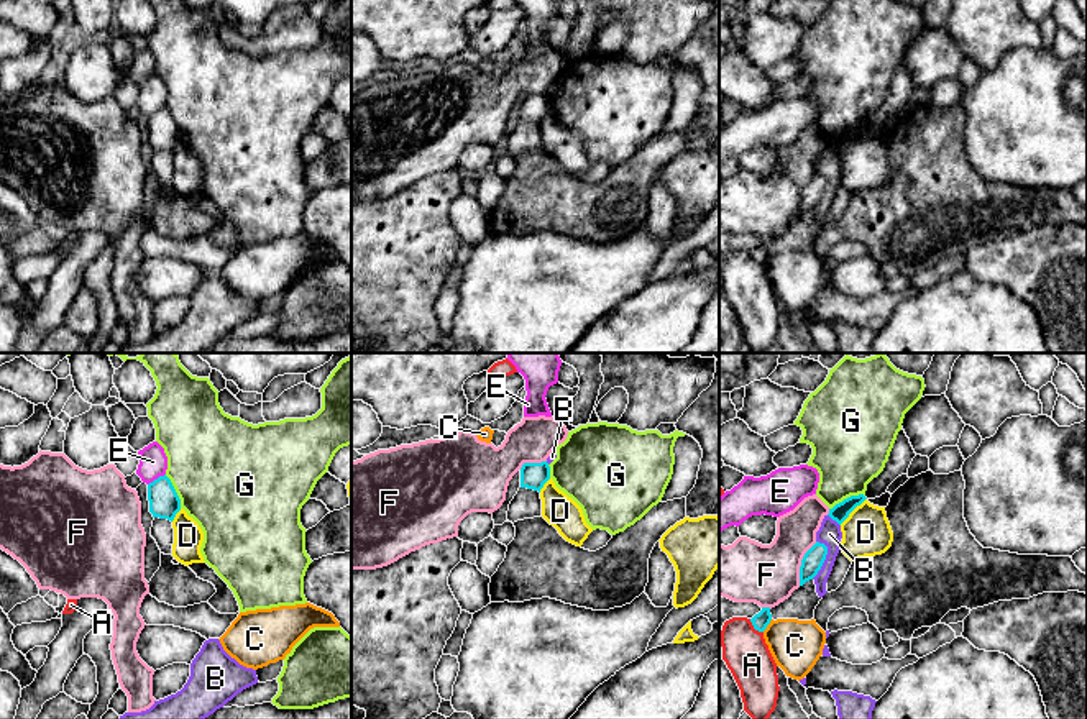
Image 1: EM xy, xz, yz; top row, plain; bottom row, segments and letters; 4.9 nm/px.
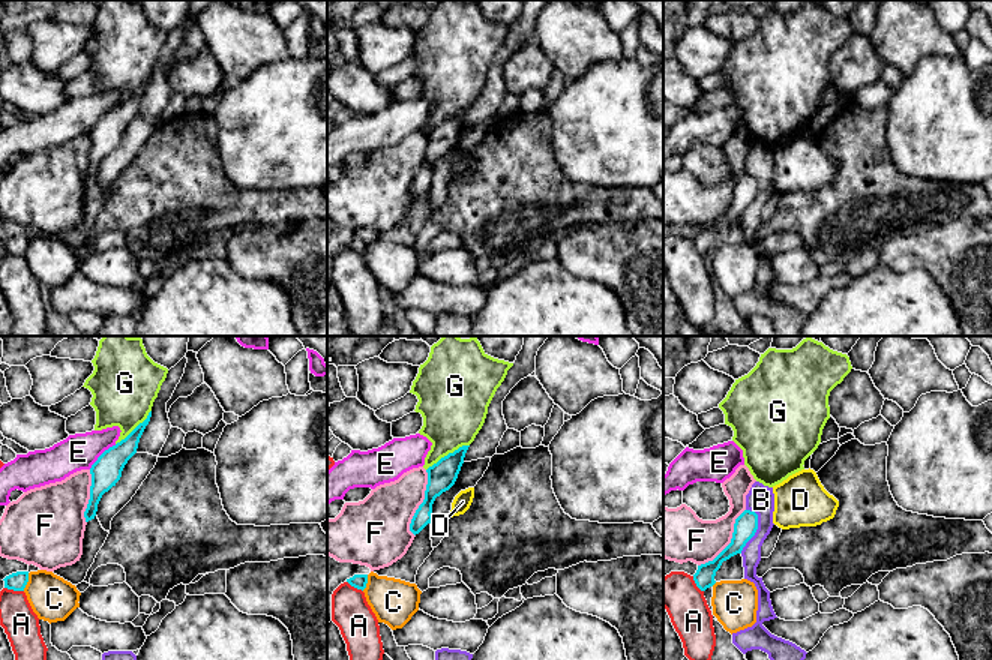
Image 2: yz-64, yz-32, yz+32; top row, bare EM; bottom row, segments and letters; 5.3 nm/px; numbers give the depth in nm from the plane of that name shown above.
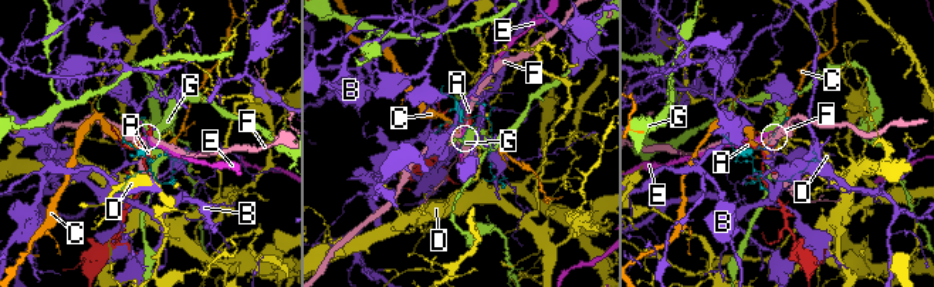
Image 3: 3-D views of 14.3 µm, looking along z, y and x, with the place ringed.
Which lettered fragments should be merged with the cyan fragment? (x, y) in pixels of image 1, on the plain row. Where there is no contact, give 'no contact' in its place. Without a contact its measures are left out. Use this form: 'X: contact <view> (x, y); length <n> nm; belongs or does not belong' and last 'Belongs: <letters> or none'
A: contact yz (754, 260); length 100 nm; does not belong
B: contact yz (825, 191); length 190 nm; does not belong
C: contact yz (767, 256); length 80 nm; does not belong
D: contact yz (853, 141); length 190 nm; does not belong
E: contact xy (158, 110); length 110 nm; does not belong
F: contact yz (802, 196); length 240 nm; does not belong
G: contact yz (848, 130); length 190 nm; does not belong
Belongs: none

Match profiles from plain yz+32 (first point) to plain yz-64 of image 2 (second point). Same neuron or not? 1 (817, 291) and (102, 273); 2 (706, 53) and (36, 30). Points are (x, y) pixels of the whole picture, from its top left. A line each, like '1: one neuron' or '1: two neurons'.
1: two neurons
2: one neuron

